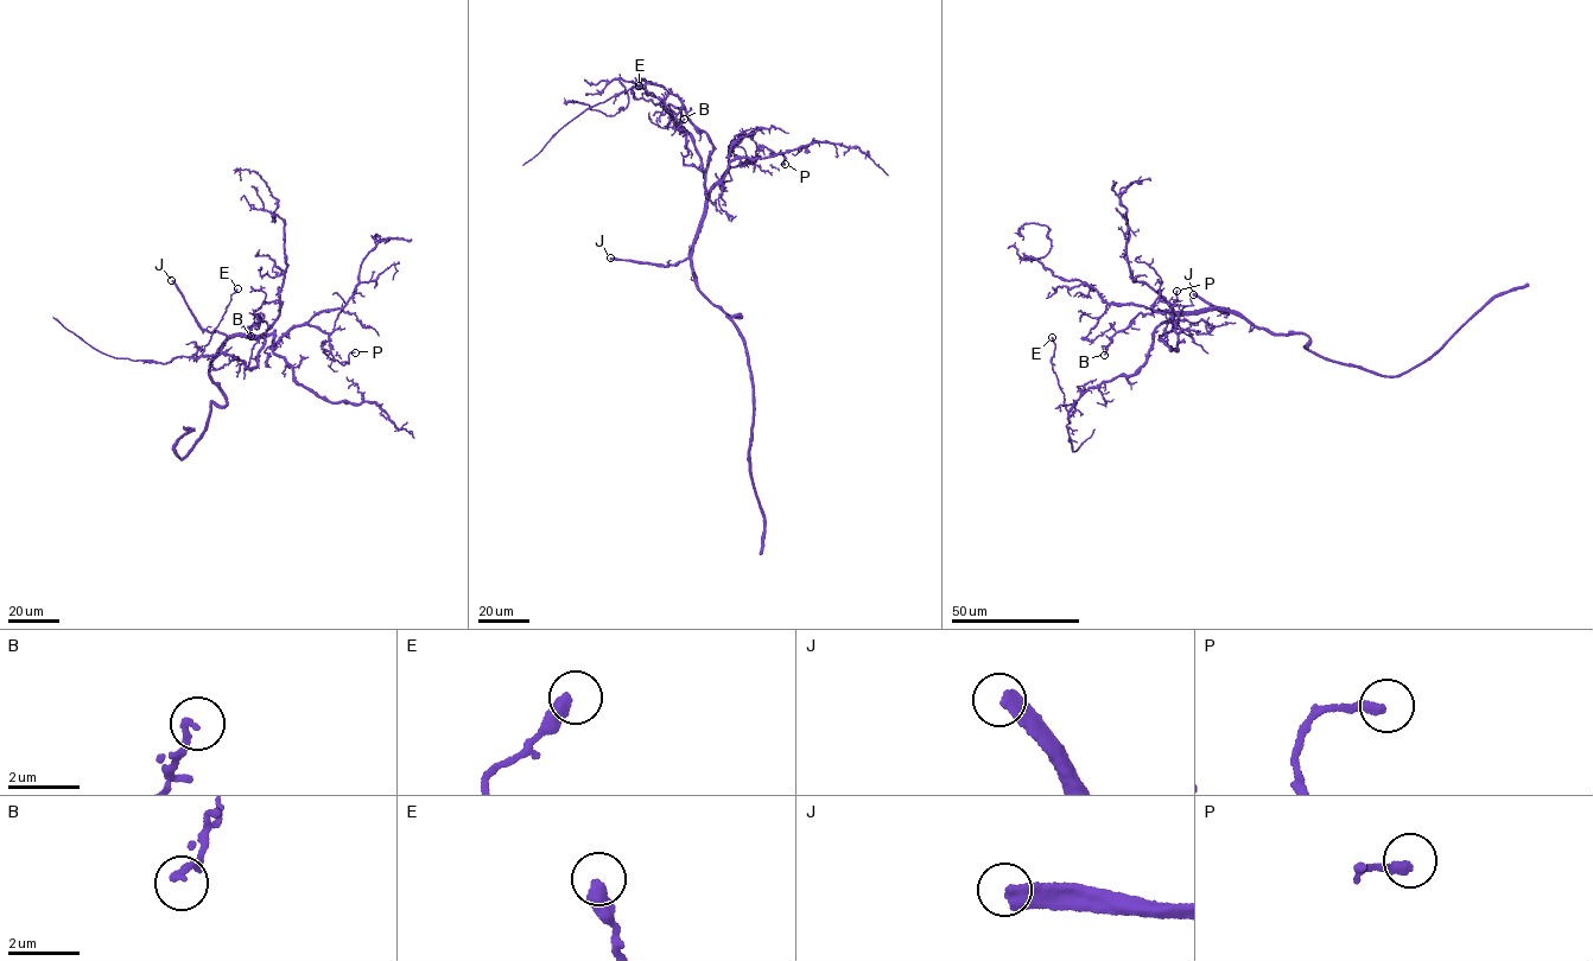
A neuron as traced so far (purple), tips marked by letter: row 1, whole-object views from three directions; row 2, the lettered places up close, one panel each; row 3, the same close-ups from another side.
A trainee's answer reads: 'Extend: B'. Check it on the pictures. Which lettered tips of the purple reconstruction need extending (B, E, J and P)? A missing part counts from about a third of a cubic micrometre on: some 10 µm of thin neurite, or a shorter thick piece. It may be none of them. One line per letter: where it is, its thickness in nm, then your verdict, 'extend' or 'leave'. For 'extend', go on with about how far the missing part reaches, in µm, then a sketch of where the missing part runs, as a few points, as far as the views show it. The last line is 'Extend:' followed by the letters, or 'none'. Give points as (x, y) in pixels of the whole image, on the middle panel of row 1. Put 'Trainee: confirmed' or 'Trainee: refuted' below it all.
B: place (684, 119); calibre 180 nm; leave
E: place (639, 86); calibre 440 nm; leave
J: place (610, 258); calibre 500 nm; extend; missing 140 µm
P: place (785, 164); calibre 280 nm; leave
Extend: J
Trainee: refuted

